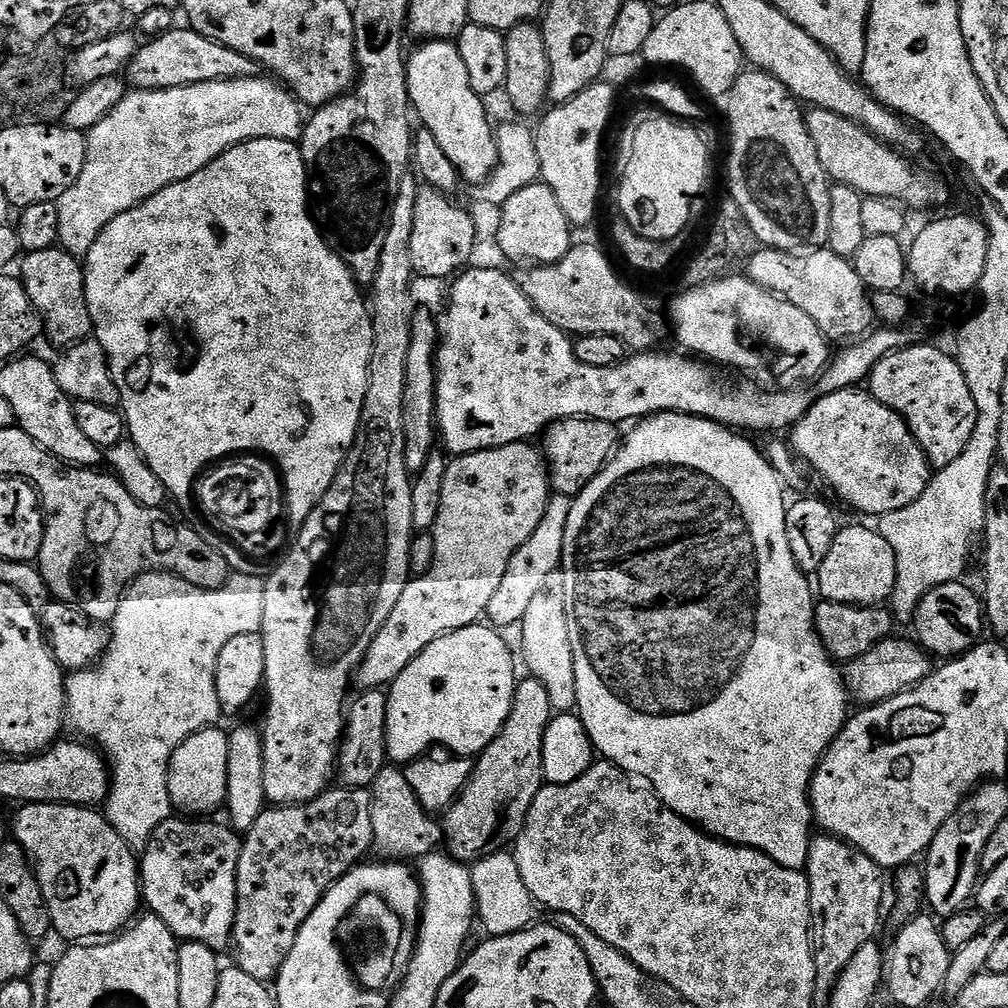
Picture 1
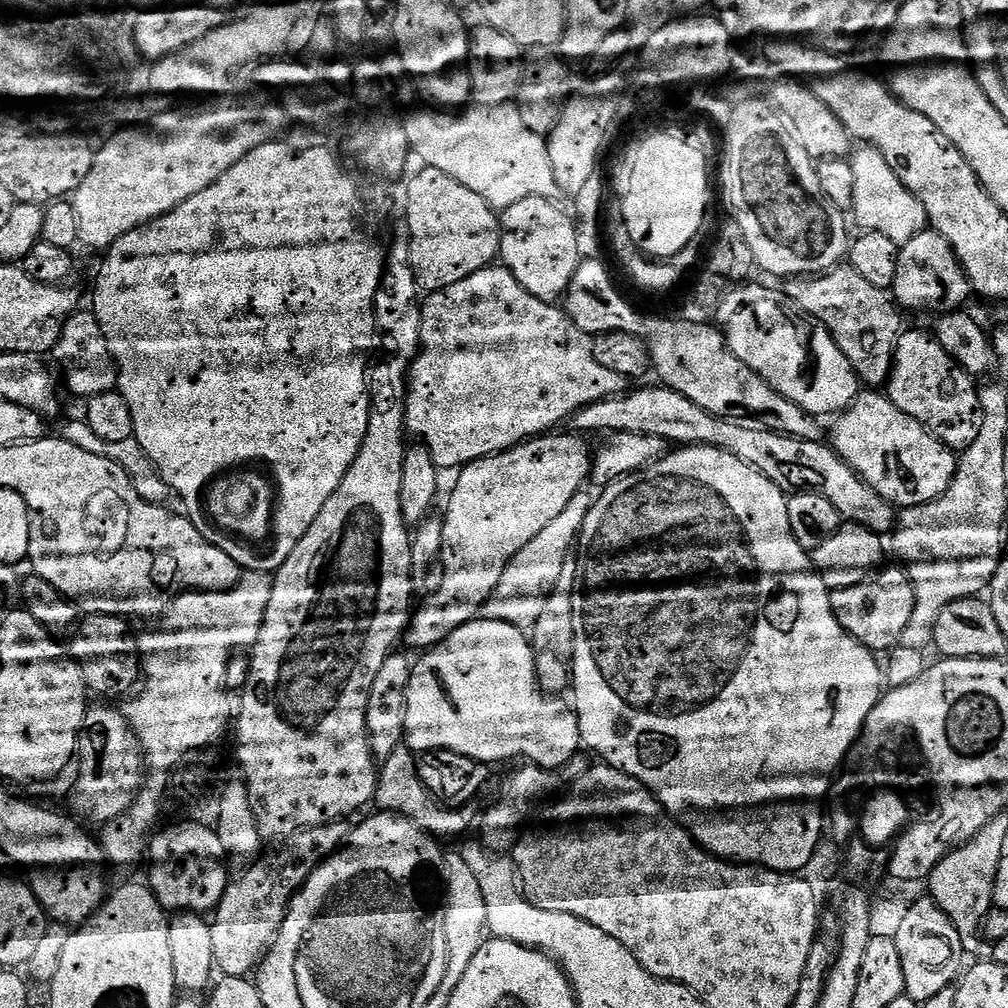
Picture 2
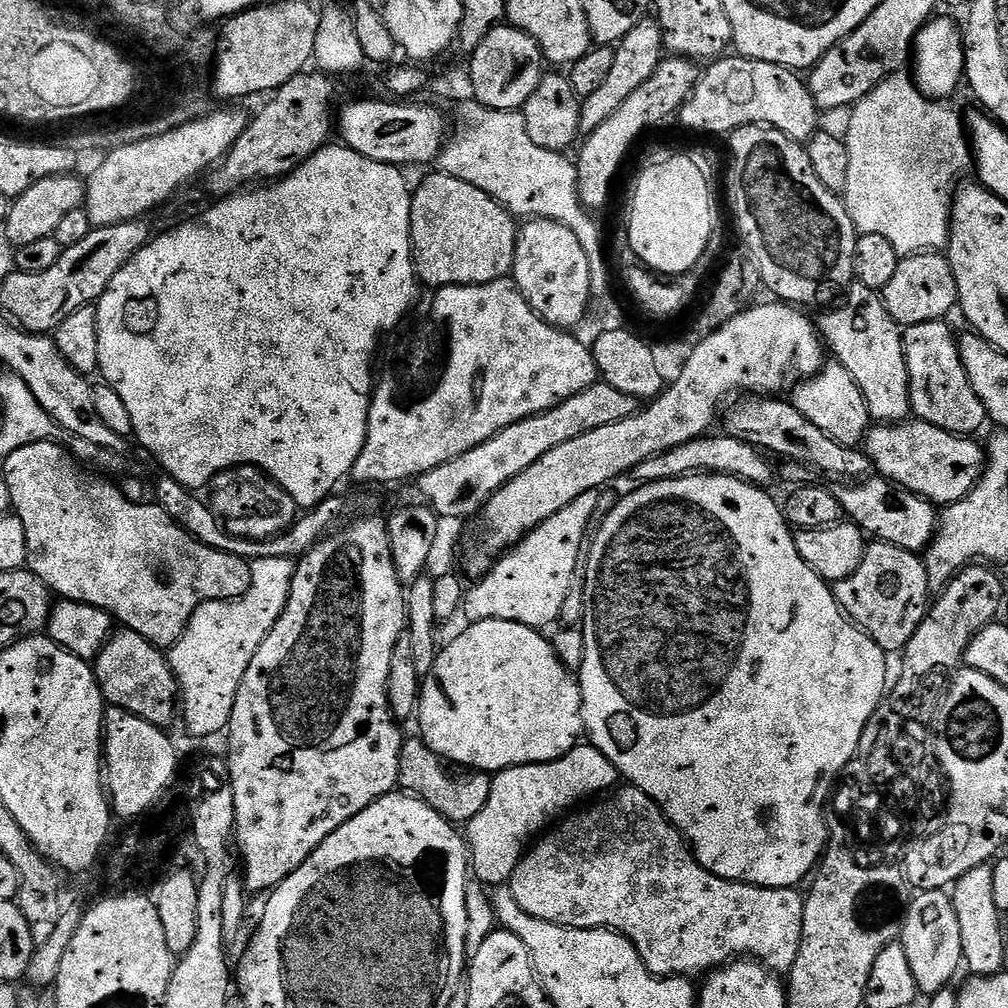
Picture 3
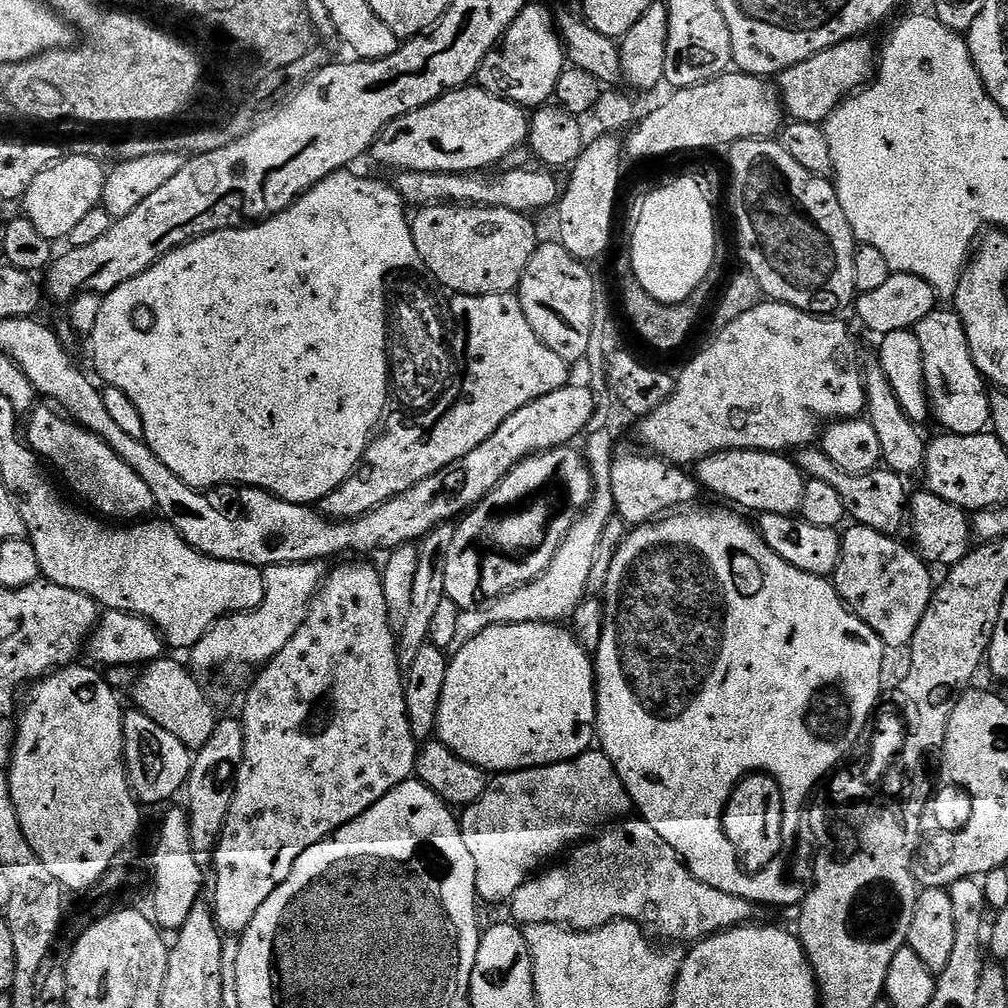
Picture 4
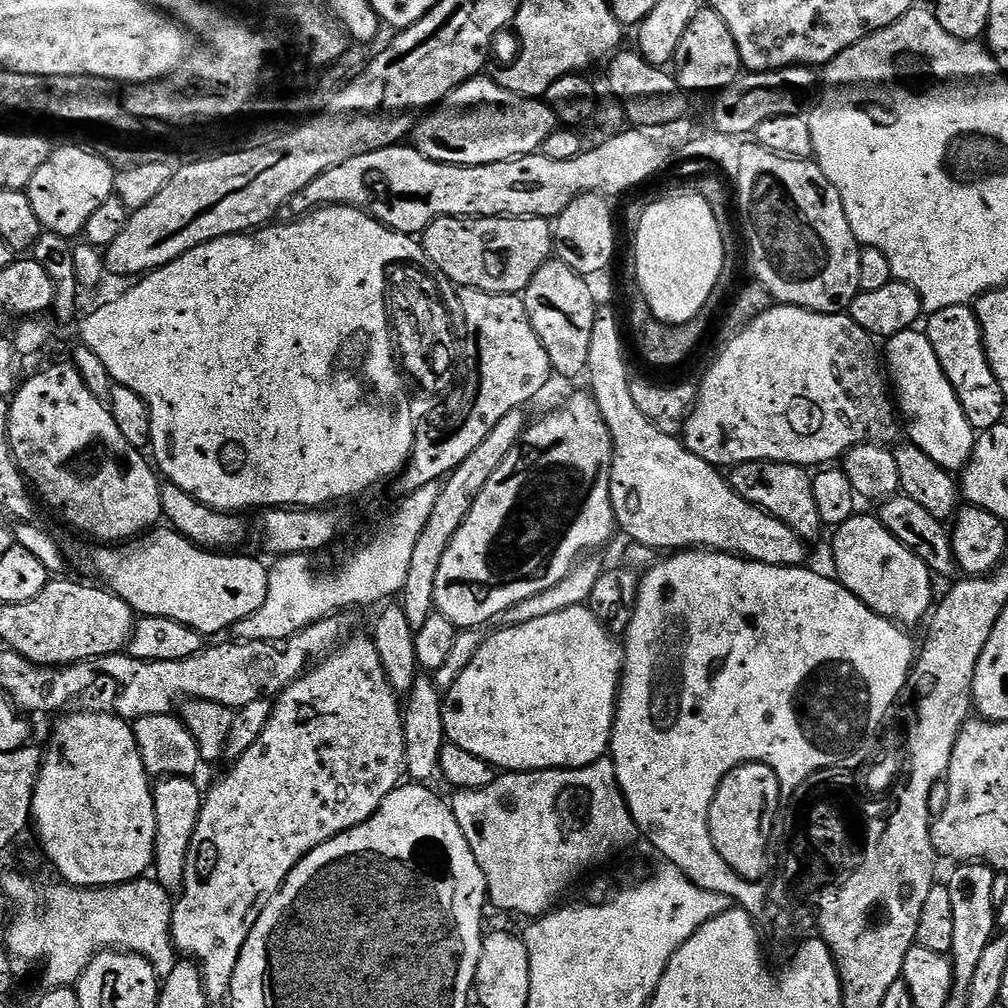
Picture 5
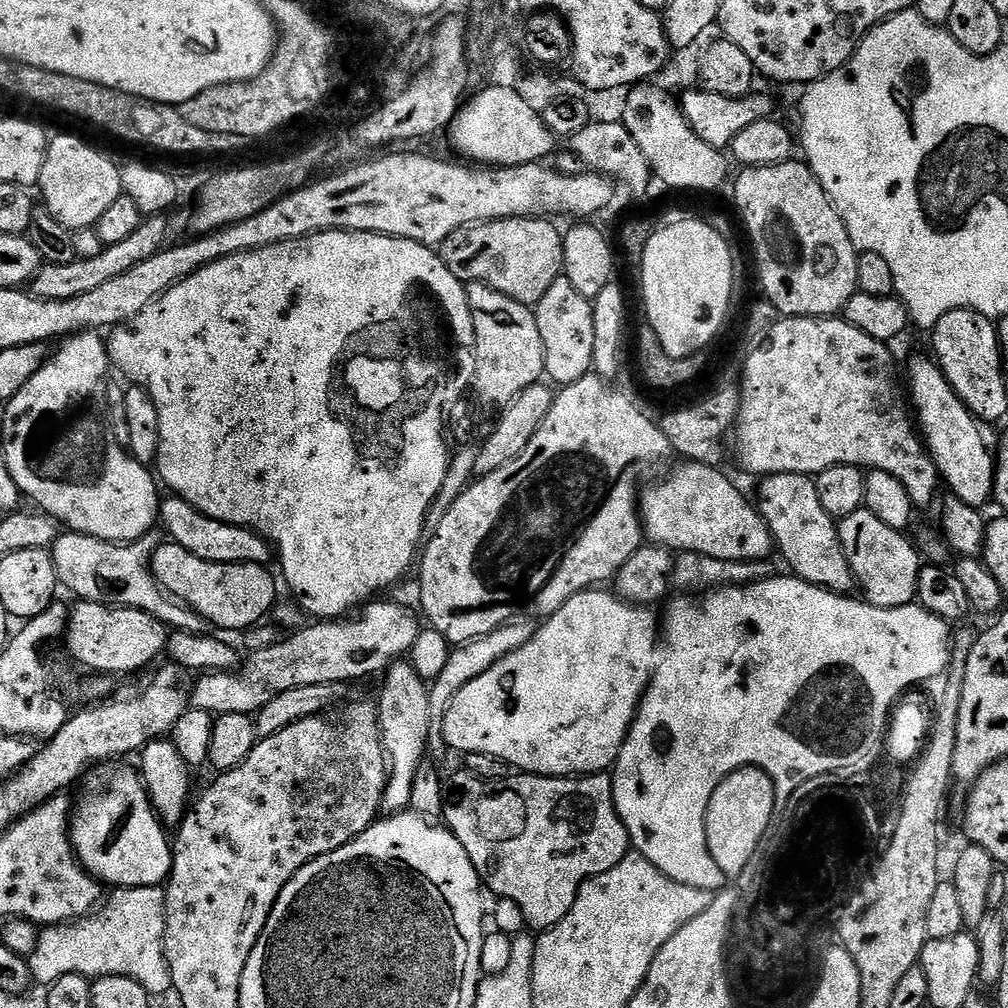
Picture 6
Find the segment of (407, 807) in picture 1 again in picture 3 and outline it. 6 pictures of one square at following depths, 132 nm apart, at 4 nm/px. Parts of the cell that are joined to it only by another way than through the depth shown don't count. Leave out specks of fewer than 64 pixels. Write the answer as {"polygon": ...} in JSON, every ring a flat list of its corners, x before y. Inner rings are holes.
{"polygon":[[422,738,405,739,400,755,400,783,399,787,410,796,418,797,422,802,426,802,442,818,446,818,450,823,457,826,466,826,474,818,478,818,478,813,482,811,482,806,490,798,490,786,492,776,487,772,473,771,471,774,464,774,459,780,456,776,451,776,444,767,445,761,437,752,430,750,430,746]]}

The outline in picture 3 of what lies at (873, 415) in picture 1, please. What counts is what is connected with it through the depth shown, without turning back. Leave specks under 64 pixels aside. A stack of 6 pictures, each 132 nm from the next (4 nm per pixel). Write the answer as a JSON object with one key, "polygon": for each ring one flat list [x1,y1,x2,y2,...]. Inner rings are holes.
{"polygon":[[913,419,902,424,873,427,866,437,866,451,873,469,883,479,918,494,923,500,931,500,937,506,947,506,966,498,984,474,986,452,974,441,924,420]]}

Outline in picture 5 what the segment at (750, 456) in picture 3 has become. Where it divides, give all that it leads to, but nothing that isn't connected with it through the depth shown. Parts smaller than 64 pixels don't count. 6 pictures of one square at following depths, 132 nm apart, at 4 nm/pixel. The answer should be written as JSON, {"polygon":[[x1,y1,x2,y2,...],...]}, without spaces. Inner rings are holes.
{"polygon":[[759,460,735,465,730,472,730,483,739,496,746,498,746,502,790,526,790,530,797,532,805,542,812,542,822,531,822,525,818,518,818,505,814,502,812,476,804,472,807,471,798,464,770,464]]}

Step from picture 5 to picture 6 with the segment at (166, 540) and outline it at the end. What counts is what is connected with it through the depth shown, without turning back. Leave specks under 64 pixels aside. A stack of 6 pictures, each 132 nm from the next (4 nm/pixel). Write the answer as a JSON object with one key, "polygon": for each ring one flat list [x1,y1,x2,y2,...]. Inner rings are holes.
{"polygon":[[164,542,157,547,152,555,152,573,157,582,169,596,175,598,186,608,199,614,209,625,216,628,225,628,228,632,243,633,245,629,253,625,259,625,264,615,273,611,277,603,276,584,272,581,269,569,263,564,219,564,218,562,206,562,202,558,194,558,190,550,182,550,182,546,171,542]]}

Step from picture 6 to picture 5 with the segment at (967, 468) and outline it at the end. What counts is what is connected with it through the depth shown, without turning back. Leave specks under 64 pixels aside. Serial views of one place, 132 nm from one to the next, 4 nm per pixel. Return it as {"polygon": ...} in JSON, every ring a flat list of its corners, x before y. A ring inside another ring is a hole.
{"polygon":[[918,328,899,331,885,344,886,372,909,441,944,469,963,471,972,457,976,431,970,426,927,333]]}

